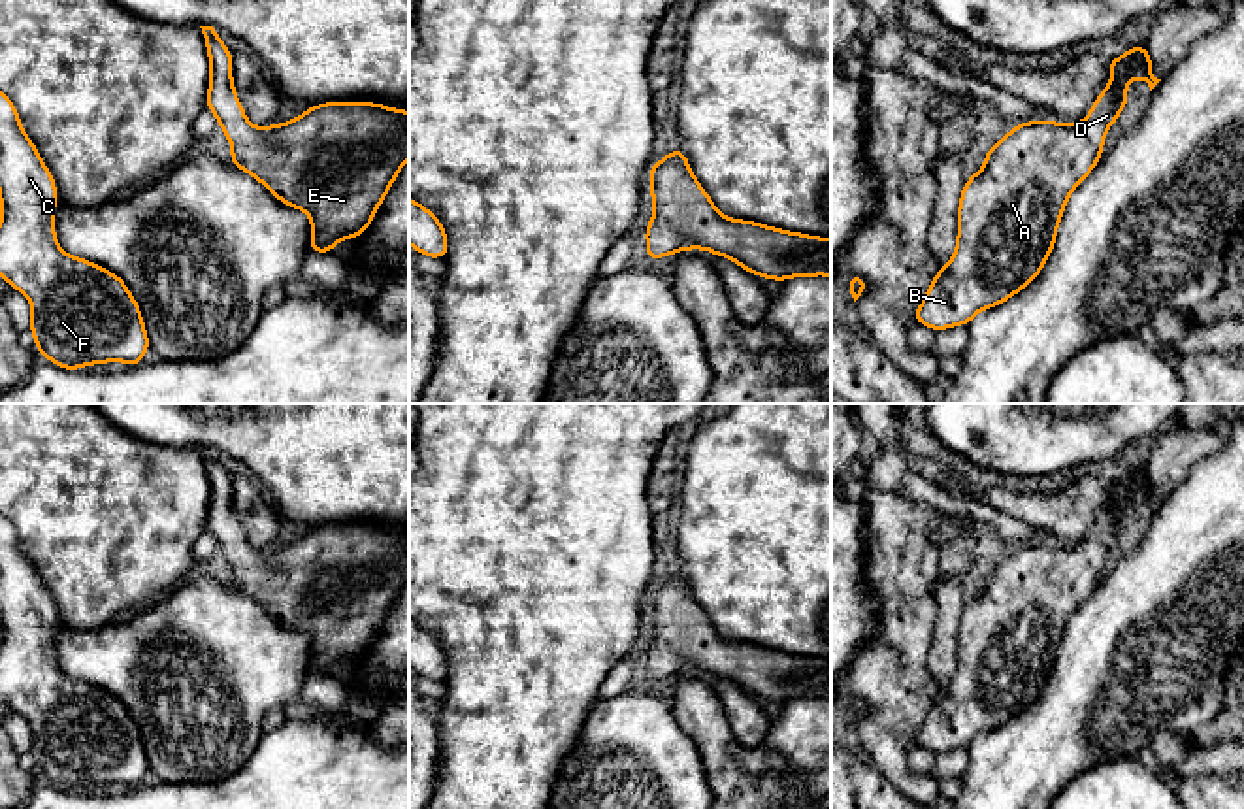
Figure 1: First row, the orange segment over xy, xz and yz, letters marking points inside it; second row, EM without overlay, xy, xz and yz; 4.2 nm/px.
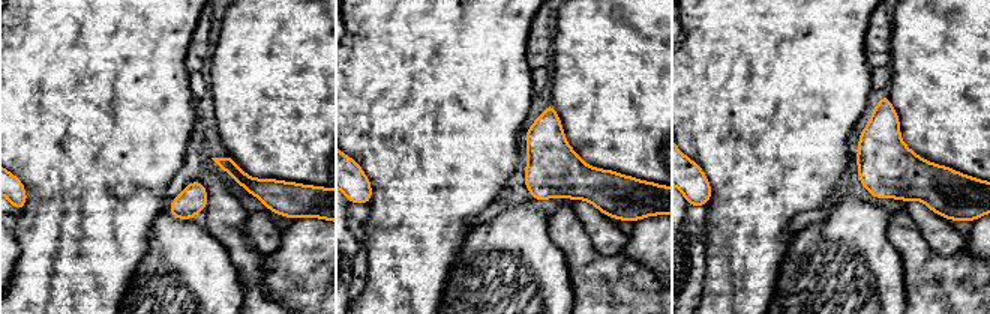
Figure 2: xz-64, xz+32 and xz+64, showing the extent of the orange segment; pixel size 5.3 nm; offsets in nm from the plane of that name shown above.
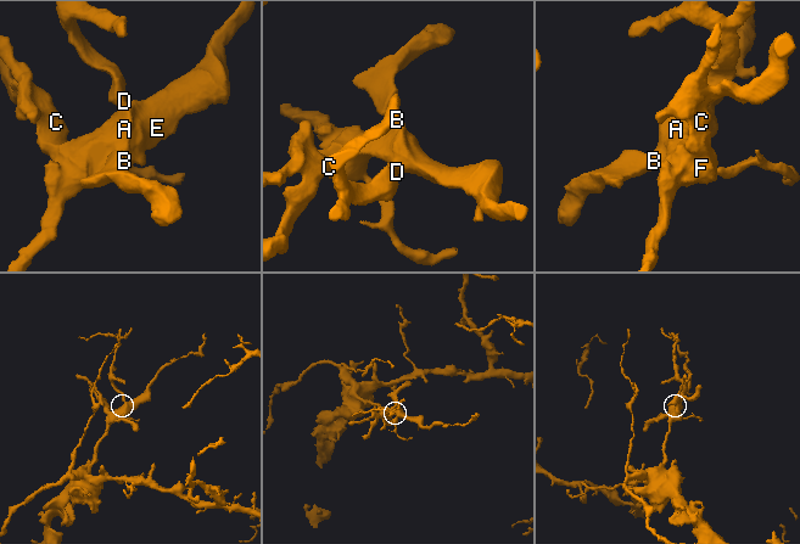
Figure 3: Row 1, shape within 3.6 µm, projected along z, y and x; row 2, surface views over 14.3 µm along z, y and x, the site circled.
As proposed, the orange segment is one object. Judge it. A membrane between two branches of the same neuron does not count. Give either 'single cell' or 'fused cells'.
single cell

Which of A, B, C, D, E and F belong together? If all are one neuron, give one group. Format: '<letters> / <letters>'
A B C D E F

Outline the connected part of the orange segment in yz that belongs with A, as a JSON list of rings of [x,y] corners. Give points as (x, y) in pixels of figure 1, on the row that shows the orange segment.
[[[1146,43],[1131,47],[1120,58],[1106,58],[1112,70],[1112,81],[1101,91],[1088,117],[1080,123],[1027,121],[1014,126],[993,147],[986,149],[986,160],[980,172],[967,177],[958,209],[958,239],[950,262],[933,277],[924,302],[914,311],[914,322],[933,328],[935,332],[963,324],[969,326],[973,317],[1007,302],[1010,296],[1027,287],[1048,260],[1056,243],[1057,226],[1065,211],[1067,198],[1097,166],[1103,155],[1103,141],[1108,128],[1127,107],[1127,83],[1140,77],[1150,91],[1161,81],[1152,75],[1152,58]]]

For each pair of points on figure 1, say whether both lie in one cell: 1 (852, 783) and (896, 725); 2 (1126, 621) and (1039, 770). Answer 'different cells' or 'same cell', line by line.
1: different cells
2: same cell

